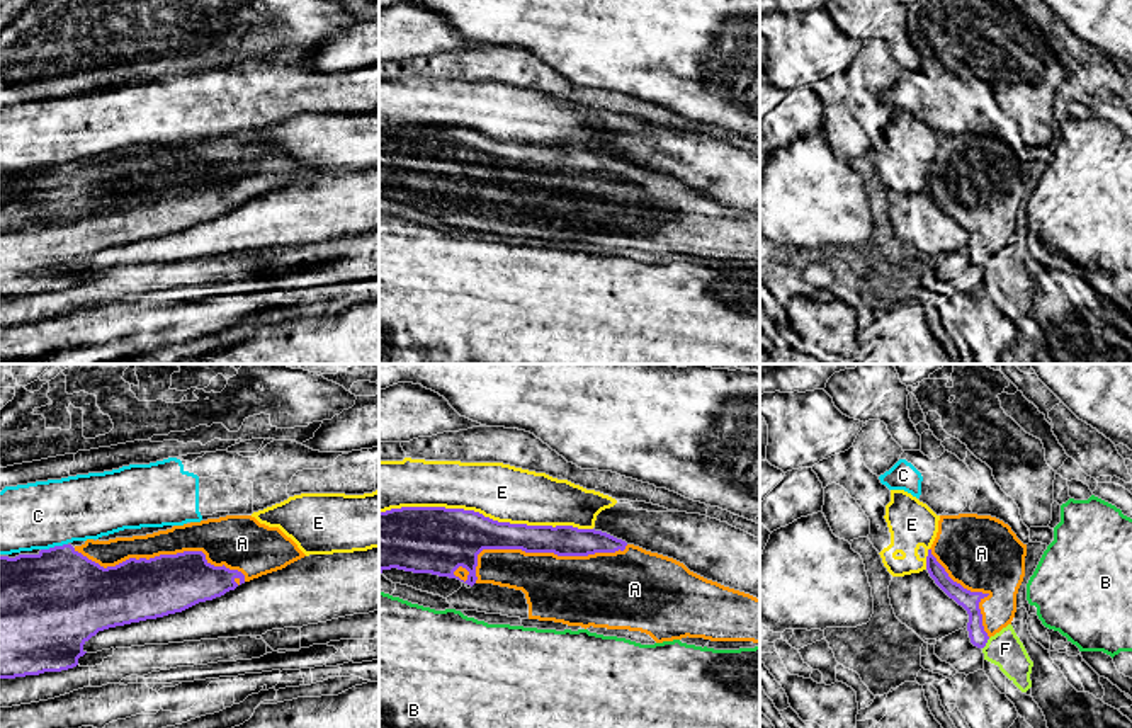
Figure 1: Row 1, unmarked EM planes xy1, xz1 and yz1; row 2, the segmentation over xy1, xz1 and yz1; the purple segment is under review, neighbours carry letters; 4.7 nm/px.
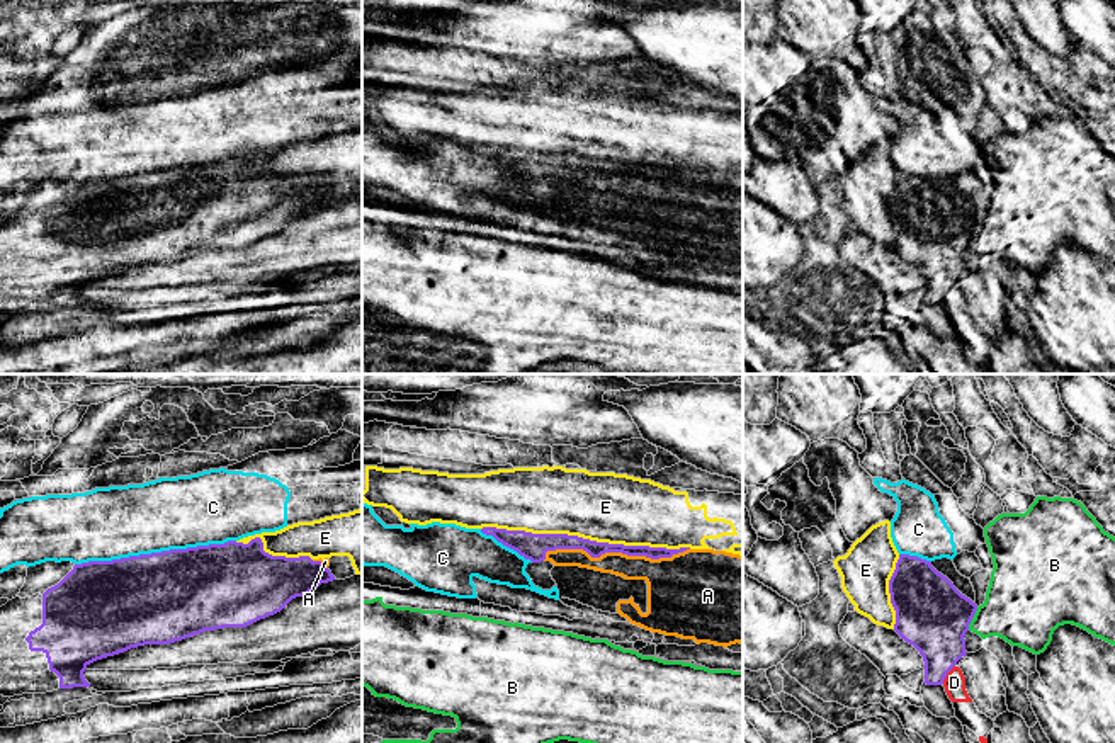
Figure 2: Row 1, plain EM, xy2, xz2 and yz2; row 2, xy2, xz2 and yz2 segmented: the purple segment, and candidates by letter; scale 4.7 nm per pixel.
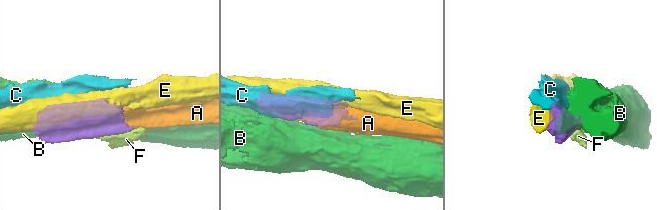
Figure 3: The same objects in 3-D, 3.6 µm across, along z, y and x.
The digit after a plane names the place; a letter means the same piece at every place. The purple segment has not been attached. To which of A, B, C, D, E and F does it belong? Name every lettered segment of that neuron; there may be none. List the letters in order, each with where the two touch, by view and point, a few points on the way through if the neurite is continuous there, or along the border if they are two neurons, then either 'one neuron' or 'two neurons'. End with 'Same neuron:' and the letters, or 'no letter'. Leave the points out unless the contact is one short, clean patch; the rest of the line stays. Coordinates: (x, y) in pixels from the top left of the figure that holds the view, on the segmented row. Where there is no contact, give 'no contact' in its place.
A: xy1 (162, 555) | one neuron
B: yz2 (969, 623) | along yz2 (973, 619), (967, 629) | two neurons
C: xy2 (155, 553) | two neurons
D: yz2 (947, 672) | two neurons
E: xz1 (486, 517) | two neurons
F: yz1 (986, 642) | two neurons
Same neuron: A

